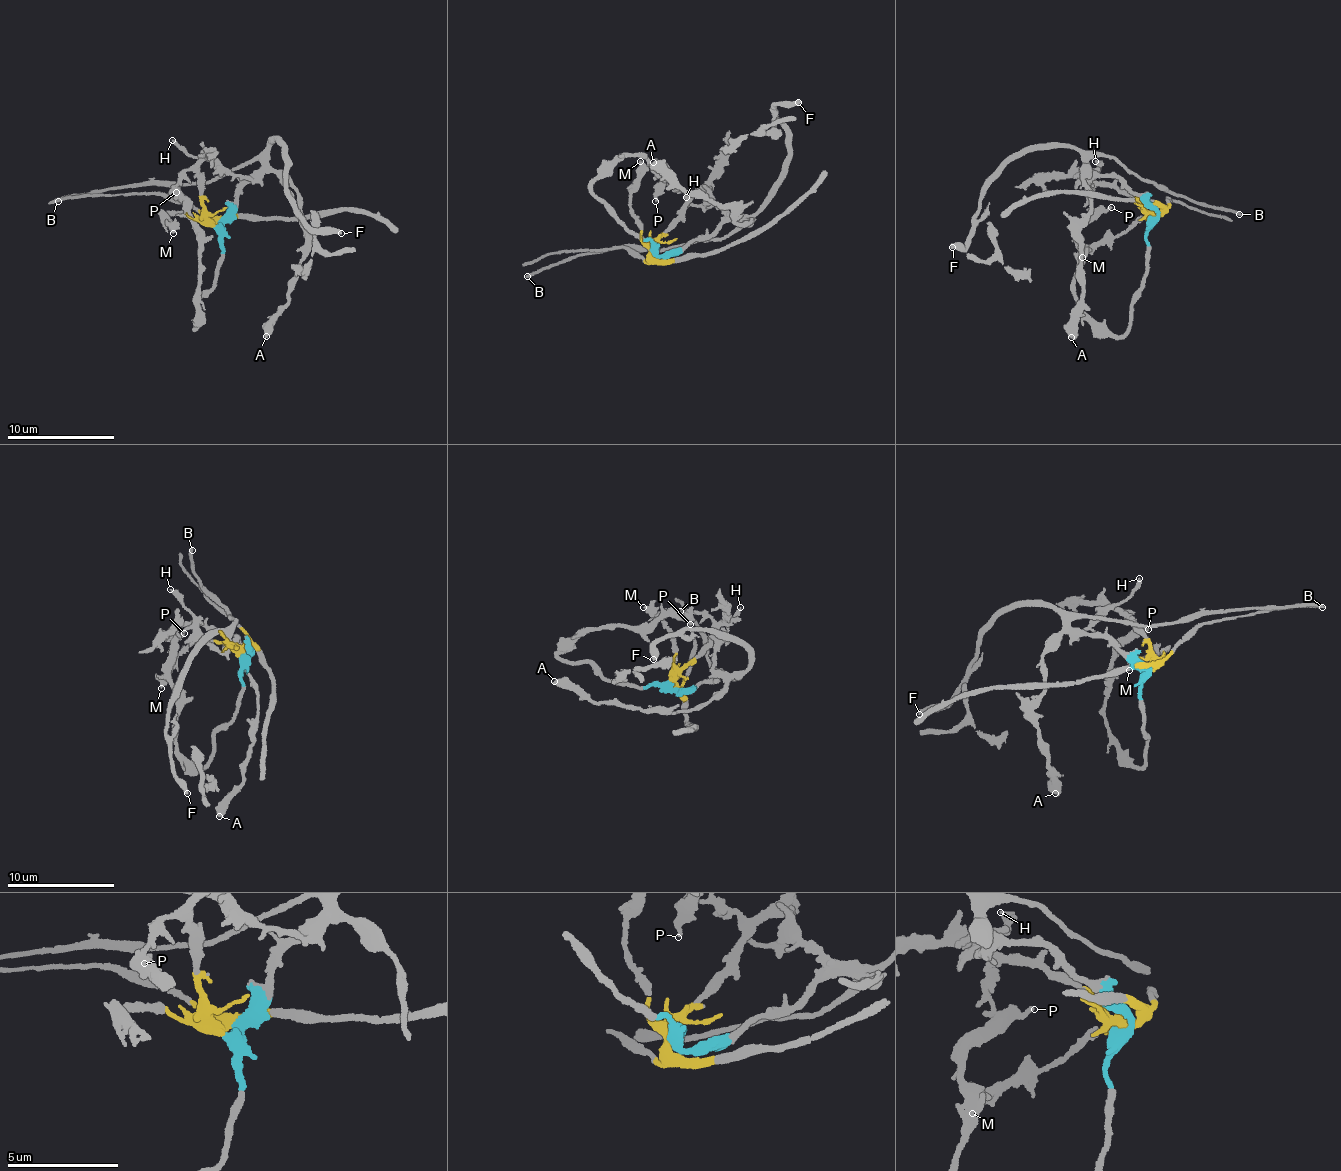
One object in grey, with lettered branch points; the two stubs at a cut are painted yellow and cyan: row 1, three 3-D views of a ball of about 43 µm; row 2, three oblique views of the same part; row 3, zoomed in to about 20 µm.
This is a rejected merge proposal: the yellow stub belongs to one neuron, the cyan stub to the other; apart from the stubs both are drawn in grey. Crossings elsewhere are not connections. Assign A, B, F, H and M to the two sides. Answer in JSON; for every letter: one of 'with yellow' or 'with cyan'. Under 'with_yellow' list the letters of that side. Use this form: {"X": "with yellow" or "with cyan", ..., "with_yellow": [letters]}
{"A": "with cyan", "B": "with cyan", "F": "with cyan", "H": "with cyan", "M": "with yellow", "with_yellow": ["M"]}

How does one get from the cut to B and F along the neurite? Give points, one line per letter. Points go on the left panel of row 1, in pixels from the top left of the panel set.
B: (214, 224), (232, 216), (241, 184), (264, 163), (257, 158), (213, 180), (146, 183), (57, 202)
F: (214, 224), (232, 216), (241, 184), (258, 175), (277, 136), (286, 152), (288, 199), (316, 229), (340, 234)

